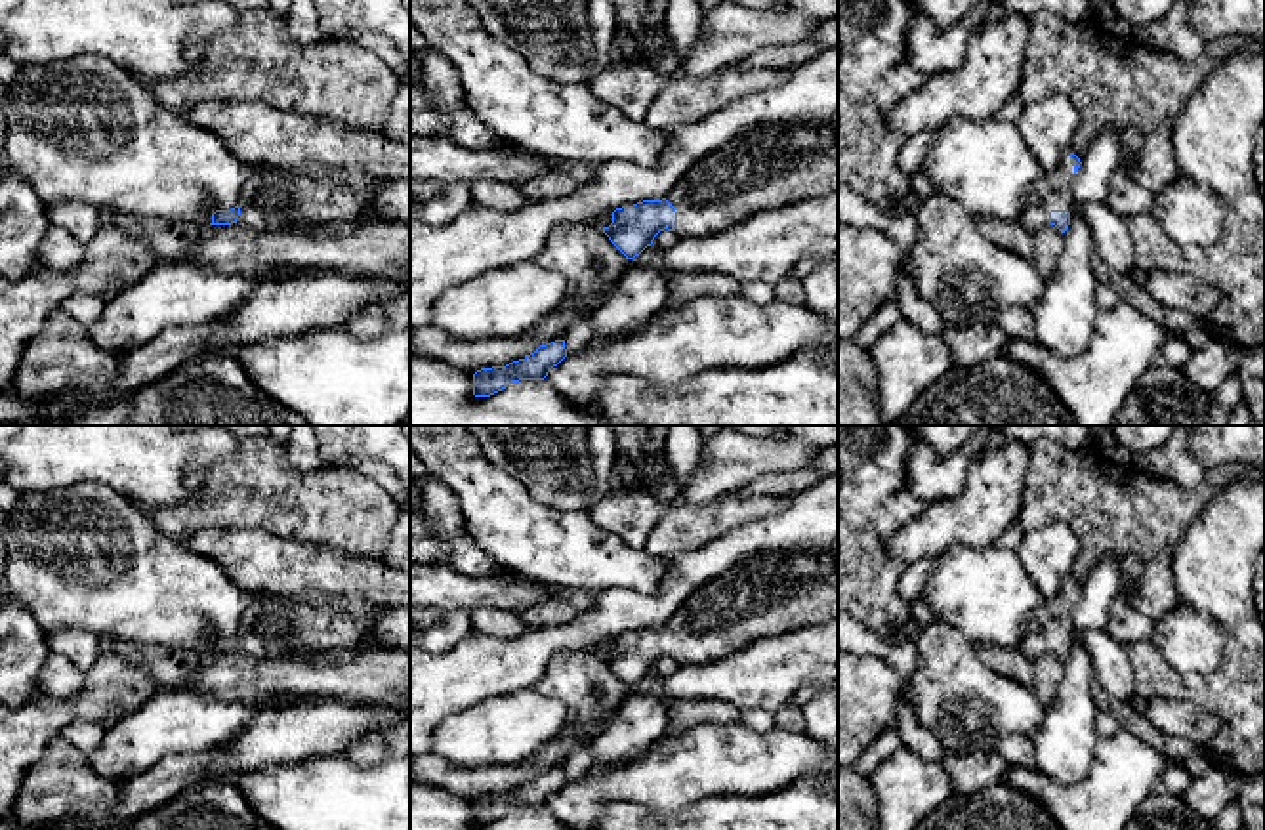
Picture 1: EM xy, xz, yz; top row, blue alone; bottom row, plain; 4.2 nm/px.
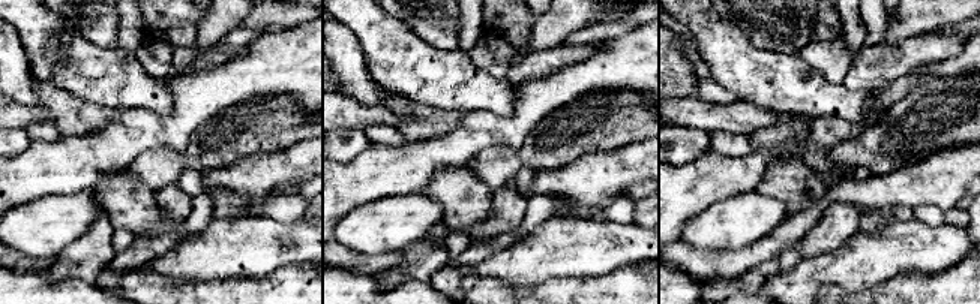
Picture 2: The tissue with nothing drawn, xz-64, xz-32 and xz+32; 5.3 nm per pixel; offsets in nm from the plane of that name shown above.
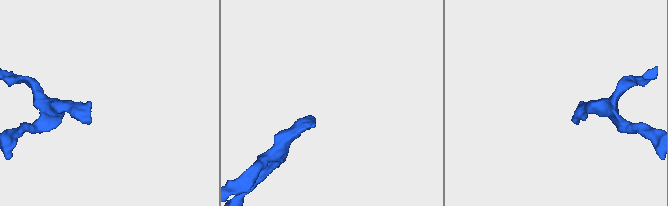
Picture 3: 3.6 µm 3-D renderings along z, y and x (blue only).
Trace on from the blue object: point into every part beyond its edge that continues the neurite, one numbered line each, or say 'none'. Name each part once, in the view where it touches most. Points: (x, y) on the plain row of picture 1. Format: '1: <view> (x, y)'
1: yz (1054, 619)

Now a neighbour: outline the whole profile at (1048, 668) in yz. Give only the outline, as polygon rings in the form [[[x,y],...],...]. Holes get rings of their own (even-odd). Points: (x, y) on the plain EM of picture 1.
[[[1047,651],[1034,660],[1034,683],[1030,689],[1046,708],[1055,700],[1055,693],[1061,681],[1063,681],[1063,658]]]

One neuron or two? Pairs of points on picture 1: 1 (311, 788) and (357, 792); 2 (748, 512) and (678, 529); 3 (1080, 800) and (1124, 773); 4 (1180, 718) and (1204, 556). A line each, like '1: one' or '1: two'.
1: one
2: one
3: one
4: two

